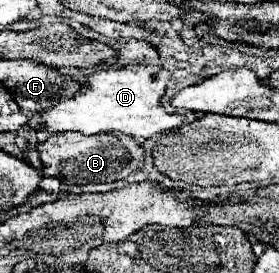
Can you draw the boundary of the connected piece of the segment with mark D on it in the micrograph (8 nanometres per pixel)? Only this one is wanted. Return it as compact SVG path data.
M130 65L122 69L100 69L90 75L90 85L84 85L74 99L60 101L56 107L46 109L44 117L40 121L40 129L48 131L80 131L84 135L94 135L102 131L120 131L126 135L132 135L138 141L148 141L156 135L164 135L170 131L176 131L184 125L184 115L182 113L168 113L162 105L162 97L166 93L170 75L164 67L160 65Z

